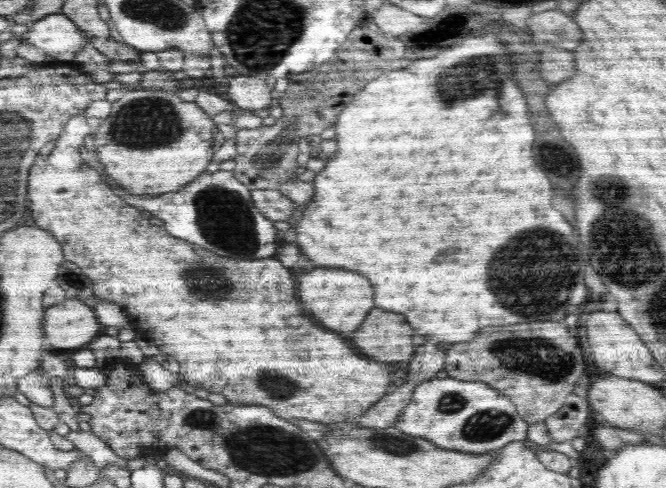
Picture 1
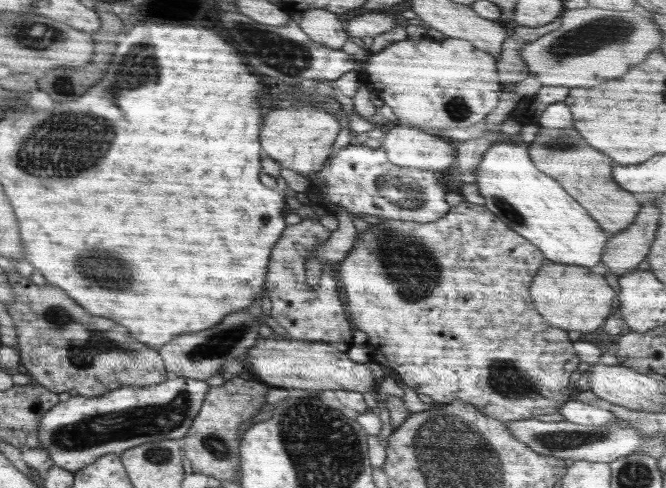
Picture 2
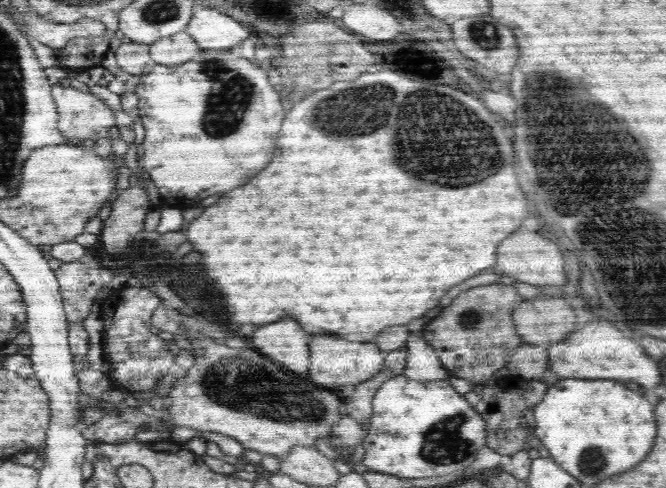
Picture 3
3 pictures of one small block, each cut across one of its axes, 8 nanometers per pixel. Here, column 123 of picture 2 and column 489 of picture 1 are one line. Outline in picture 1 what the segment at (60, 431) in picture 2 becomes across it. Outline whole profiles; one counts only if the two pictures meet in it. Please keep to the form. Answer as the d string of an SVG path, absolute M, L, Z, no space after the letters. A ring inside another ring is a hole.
M432 378L419 384L413 392L412 400L402 409L394 426L412 436L429 440L434 446L444 450L458 450L470 454L499 451L503 446L527 438L528 425L518 414L509 398L486 383L461 381L456 378Z

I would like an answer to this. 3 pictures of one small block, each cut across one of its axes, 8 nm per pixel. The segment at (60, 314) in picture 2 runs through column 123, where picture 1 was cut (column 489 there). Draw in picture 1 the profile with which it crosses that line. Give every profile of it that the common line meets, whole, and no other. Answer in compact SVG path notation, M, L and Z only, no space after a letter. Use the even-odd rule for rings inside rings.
M523 322L510 326L488 326L477 334L470 342L445 345L450 346L445 350L446 372L456 380L488 384L490 388L509 398L520 417L529 424L542 422L556 414L565 403L566 397L574 393L578 378L586 374L584 358L588 354L580 349L577 337L570 336L564 322Z

